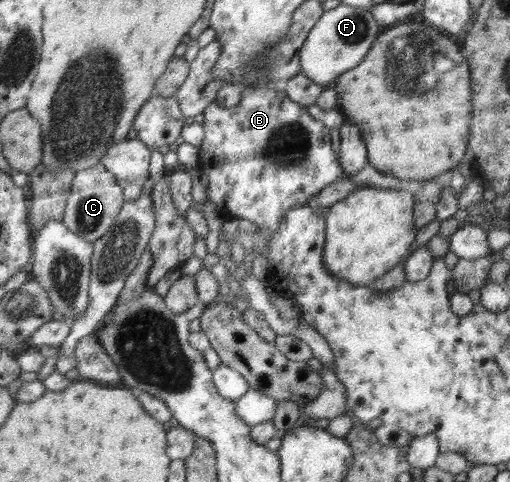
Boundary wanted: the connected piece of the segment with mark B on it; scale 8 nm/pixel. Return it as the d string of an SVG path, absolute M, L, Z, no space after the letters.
M265 84L249 86L242 88L241 100L235 107L219 107L219 104L213 101L205 108L203 113L204 139L202 140L203 143L200 145L200 159L197 168L206 176L208 202L215 205L217 211L219 211L225 219L244 219L256 222L257 226L263 228L263 232L268 236L269 240L277 234L277 230L279 230L279 226L281 226L281 221L285 218L285 212L293 210L295 206L307 206L314 194L321 192L325 186L344 176L345 172L343 168L341 168L340 157L337 155L337 152L334 151L334 148L331 147L331 128L313 118L305 106L301 106L293 102L290 98L287 98L285 91L275 91Z

